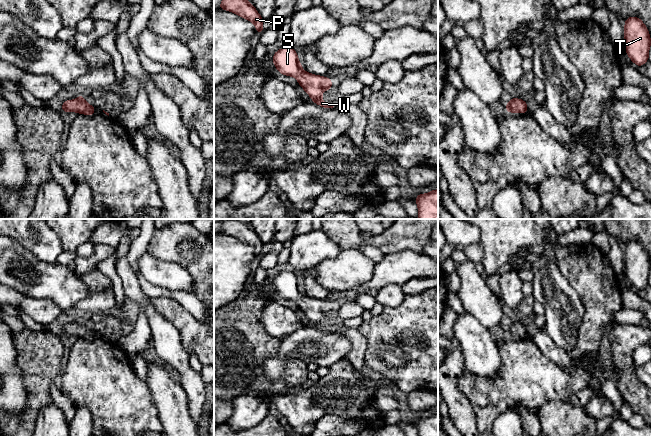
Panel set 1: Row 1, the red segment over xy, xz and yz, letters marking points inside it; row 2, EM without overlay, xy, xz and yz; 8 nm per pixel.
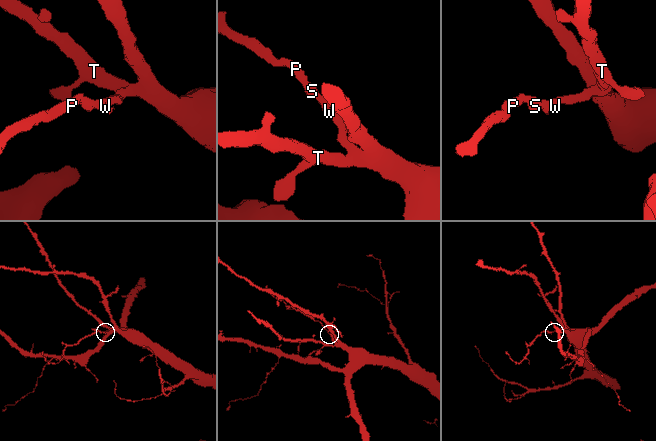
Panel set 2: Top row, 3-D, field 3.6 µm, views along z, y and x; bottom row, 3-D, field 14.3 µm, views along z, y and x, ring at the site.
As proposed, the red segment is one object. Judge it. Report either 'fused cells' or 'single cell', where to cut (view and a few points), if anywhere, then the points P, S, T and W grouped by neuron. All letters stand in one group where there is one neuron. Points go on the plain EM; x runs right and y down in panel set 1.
single cell | no cut | P S T W

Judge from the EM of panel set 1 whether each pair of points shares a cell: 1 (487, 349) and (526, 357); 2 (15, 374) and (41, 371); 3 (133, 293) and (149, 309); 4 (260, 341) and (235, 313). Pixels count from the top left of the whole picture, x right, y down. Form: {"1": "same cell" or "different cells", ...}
{"1": "different cells", "2": "different cells", "3": "same cell", "4": "same cell"}

